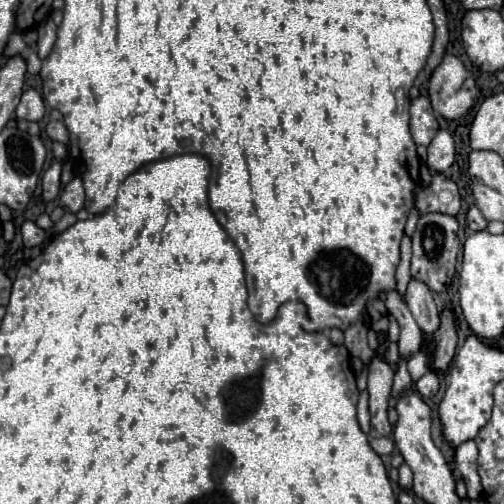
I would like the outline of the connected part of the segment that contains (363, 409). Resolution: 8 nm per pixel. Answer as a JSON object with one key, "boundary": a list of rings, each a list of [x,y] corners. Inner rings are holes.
{"boundary":[[[363,390],[359,395],[357,403],[357,419],[362,431],[366,434],[369,433],[371,429],[371,416],[368,409],[368,398],[367,390]]]}

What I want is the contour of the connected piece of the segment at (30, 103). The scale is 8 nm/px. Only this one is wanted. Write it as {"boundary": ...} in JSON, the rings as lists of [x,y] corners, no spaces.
{"boundary":[[[35,90],[23,92],[21,102],[19,102],[17,110],[15,110],[15,116],[19,120],[35,120],[37,122],[37,120],[43,118],[43,114],[45,114],[45,106],[43,106],[41,96]]]}

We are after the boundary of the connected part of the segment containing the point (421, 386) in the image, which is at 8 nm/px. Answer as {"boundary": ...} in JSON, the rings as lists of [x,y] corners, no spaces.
{"boundary":[[[427,372],[417,384],[415,384],[417,392],[427,400],[427,398],[433,398],[437,392],[439,392],[439,376],[433,374],[433,372]]]}

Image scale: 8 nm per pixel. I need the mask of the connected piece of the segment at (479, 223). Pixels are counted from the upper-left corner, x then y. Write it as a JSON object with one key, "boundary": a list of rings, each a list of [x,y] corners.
{"boundary":[[[471,206],[469,212],[467,212],[467,224],[473,232],[479,232],[479,230],[485,230],[487,228],[487,220],[483,218],[483,214],[479,212],[477,206]]]}

